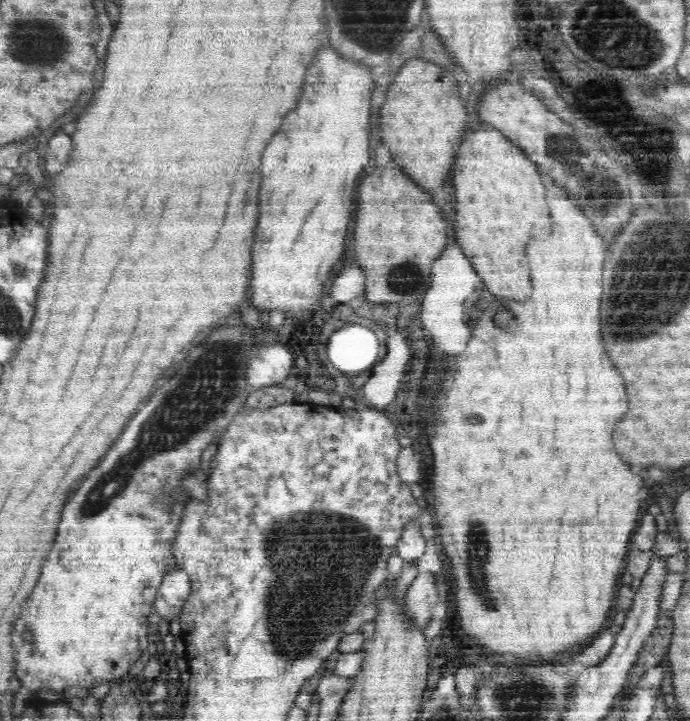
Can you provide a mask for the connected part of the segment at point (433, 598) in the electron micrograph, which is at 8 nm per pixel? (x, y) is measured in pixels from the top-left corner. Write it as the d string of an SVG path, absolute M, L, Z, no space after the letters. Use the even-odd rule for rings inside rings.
M419 572L402 600L402 610L414 628L424 629L432 618L433 608L439 602L437 578L434 573Z

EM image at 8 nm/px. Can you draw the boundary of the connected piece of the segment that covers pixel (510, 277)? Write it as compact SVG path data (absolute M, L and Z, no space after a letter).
M498 129L476 130L472 131L472 134L460 146L460 154L458 154L456 166L452 170L452 186L456 192L456 216L454 216L454 222L456 222L454 232L456 234L454 234L454 240L460 242L462 252L472 262L478 276L484 278L484 286L494 296L526 300L528 294L532 292L532 286L530 286L530 268L526 264L526 258L522 256L524 244L530 238L550 232L550 222L552 222L550 214L542 214L542 210L546 210L546 196L544 196L544 184L542 184L538 166L534 162L530 162L524 156L522 149L518 145L514 146L514 143Z

